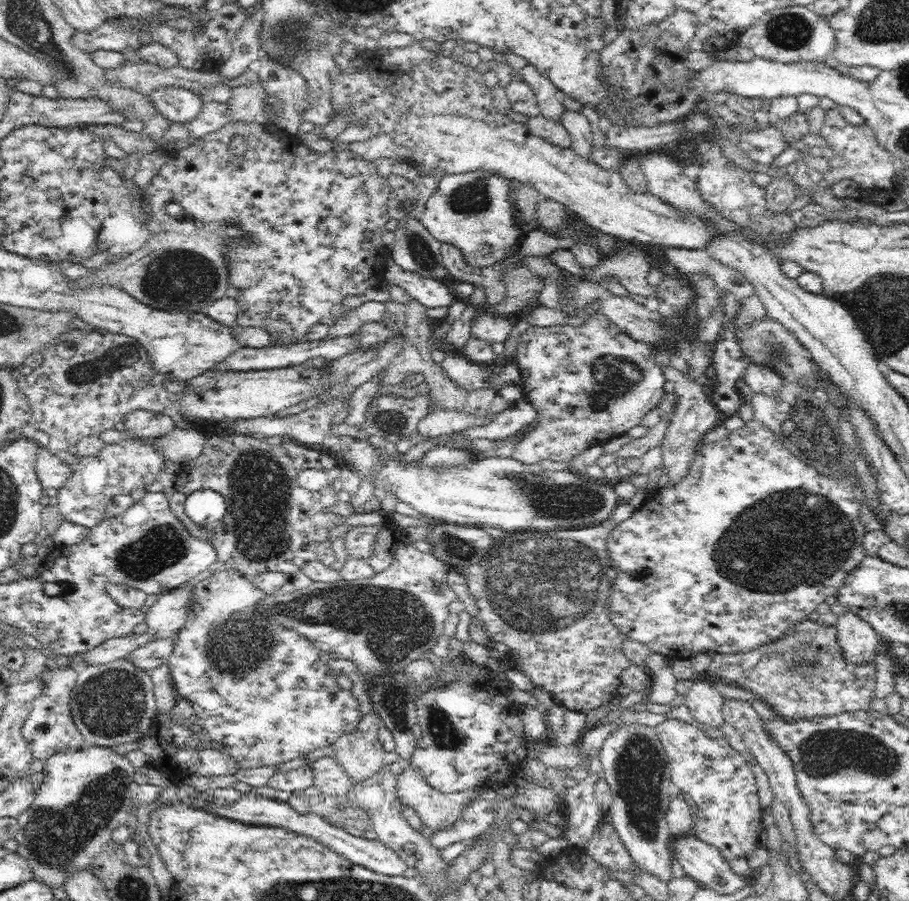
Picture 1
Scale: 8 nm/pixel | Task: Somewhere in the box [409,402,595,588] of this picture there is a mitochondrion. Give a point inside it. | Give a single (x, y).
(456, 547)

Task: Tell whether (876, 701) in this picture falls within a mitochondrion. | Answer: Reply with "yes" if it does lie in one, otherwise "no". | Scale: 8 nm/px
no

